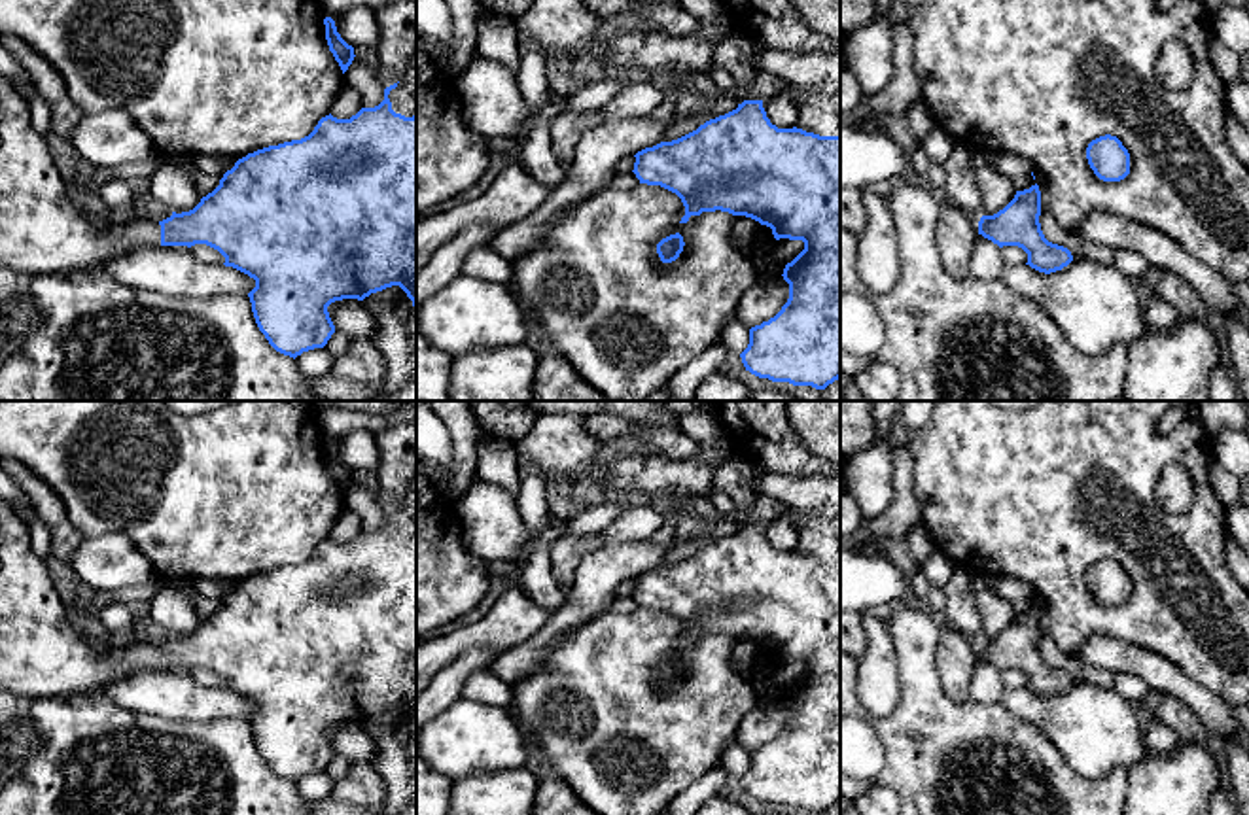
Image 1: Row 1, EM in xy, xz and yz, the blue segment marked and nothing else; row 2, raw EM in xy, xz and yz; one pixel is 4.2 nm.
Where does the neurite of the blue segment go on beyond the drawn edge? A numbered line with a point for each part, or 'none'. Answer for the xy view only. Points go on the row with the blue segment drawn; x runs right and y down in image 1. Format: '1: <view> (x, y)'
1: xy (40, 229)

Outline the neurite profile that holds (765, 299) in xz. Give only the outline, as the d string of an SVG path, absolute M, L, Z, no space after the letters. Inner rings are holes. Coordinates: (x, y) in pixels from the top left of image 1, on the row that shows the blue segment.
M763 274L740 299L736 316L748 329L751 329L774 318L787 299L789 284L783 278Z

